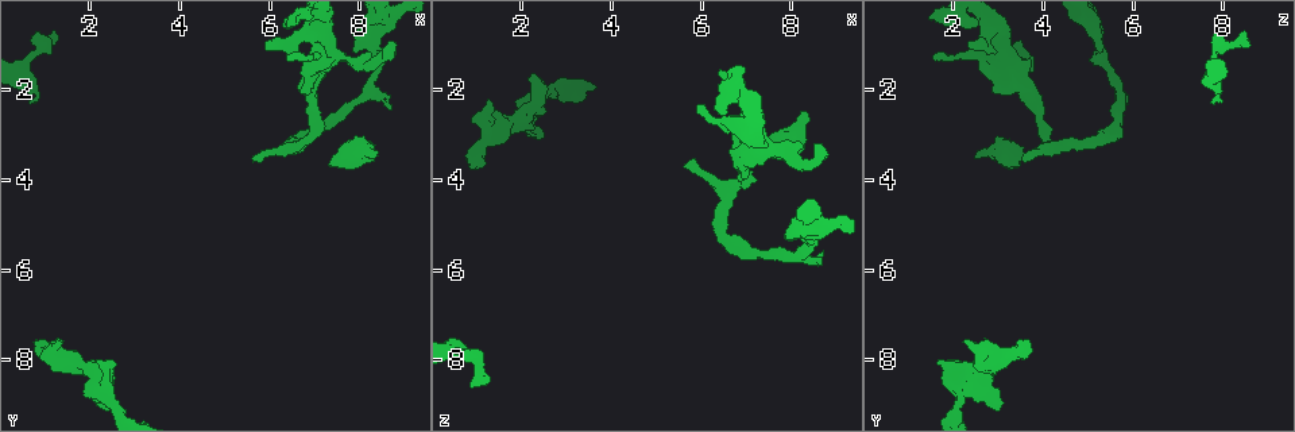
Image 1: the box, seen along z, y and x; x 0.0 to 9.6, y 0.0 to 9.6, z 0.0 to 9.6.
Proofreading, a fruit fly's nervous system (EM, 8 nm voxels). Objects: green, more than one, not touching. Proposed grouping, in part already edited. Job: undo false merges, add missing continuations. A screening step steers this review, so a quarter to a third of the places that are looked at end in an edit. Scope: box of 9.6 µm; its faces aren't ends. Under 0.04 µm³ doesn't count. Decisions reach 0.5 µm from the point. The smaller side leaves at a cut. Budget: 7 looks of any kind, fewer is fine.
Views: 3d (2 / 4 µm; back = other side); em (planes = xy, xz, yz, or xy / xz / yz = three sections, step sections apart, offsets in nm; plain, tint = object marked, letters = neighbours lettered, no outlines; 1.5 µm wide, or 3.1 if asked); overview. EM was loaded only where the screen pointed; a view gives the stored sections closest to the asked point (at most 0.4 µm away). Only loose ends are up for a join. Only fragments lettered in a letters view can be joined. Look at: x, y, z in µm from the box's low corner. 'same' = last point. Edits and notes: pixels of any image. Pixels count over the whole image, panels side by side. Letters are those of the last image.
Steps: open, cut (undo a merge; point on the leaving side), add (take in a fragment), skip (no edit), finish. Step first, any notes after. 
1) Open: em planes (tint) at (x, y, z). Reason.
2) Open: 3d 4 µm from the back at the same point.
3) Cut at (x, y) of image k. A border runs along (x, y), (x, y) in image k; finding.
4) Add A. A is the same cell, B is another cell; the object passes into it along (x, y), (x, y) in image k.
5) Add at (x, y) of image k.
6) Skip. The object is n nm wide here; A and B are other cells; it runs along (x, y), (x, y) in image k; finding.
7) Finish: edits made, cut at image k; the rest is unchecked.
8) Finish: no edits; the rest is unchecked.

Open: 3d 4 µm from the back at (6.70, 1.65, 2.75). Free end.

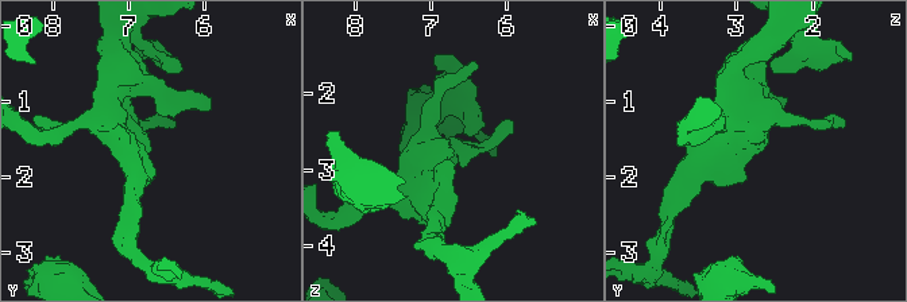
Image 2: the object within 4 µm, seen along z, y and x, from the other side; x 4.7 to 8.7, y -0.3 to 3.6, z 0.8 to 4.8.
Open: em planes (letters) at (6.75, 1.70, 2.75). Shape alone is not enough.

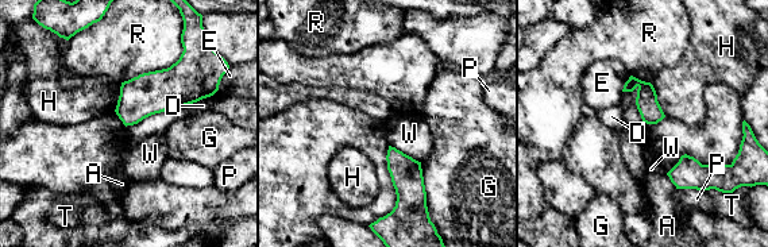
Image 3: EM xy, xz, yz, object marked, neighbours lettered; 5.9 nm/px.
Skip. A, D, E, G, H, P, R, T and W are other cells; a border runs along (649, 83), (666, 116) in image 3; no lettered fragment goes on from it.

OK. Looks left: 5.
Open: em planes (letters) at (8.25, 3.50, 2.50). Free end.

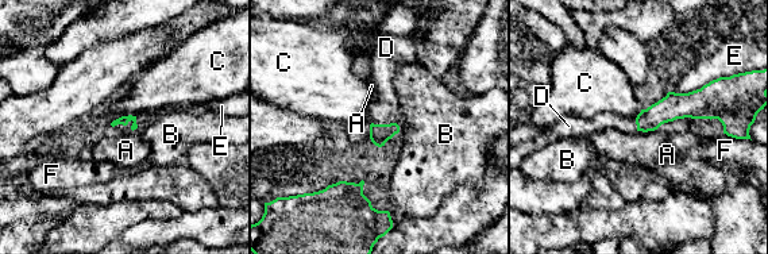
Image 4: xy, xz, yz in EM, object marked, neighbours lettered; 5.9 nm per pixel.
Add D. D is the same cell, A, B, C, E and F are other cells; the cell continues.

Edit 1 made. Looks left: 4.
Open: em xz step 8 (letters) at (0.85, 7.50, 3.70). Branch stops here.

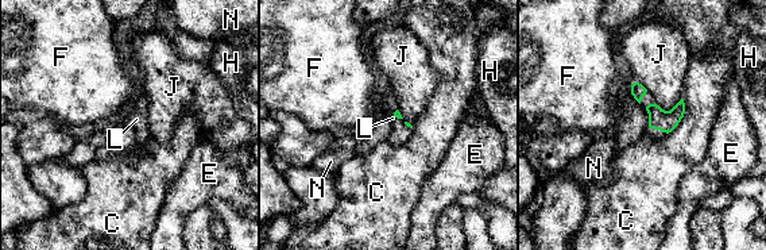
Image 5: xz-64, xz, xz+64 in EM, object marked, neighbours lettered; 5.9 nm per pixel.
Open: em xy step 8 (letters) at the same point. Cut it another way.

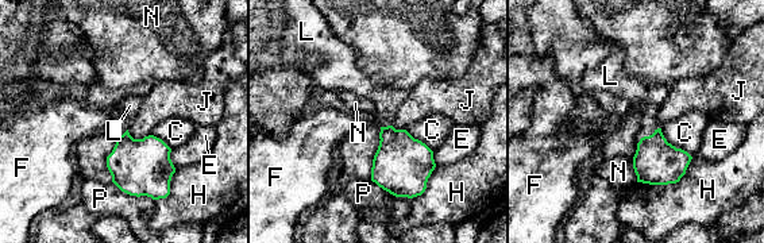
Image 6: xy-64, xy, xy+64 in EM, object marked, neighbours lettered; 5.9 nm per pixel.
Add L. L is the same cell, C, E, F, H, J, N and P are other cells; the object passes into it along (401, 165), (385, 127), (386, 100) in image 6; the cell continues.

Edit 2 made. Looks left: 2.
Finish: edits made, add at image 4, add at image 6; the rest is unchecked.

